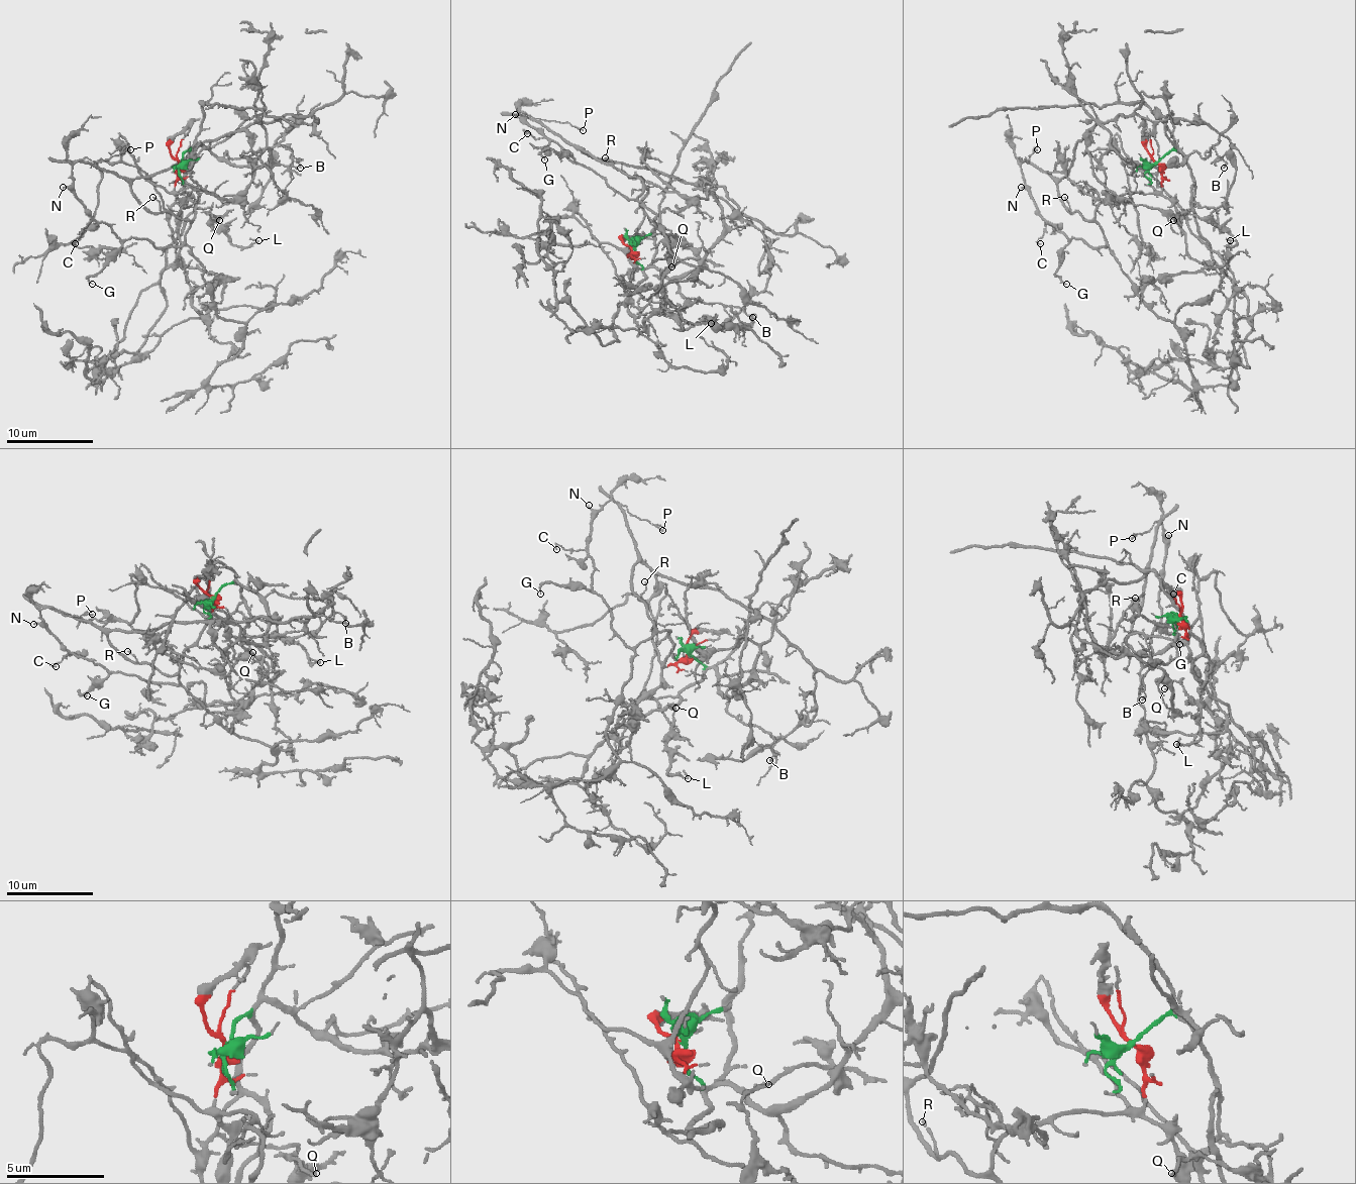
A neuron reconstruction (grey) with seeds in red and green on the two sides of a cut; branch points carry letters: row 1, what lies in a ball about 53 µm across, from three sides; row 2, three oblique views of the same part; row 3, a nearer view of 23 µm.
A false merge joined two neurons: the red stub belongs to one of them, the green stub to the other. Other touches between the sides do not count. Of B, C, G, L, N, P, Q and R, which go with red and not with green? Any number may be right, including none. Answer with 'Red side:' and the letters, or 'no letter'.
Red side: C, G, N, P, R

